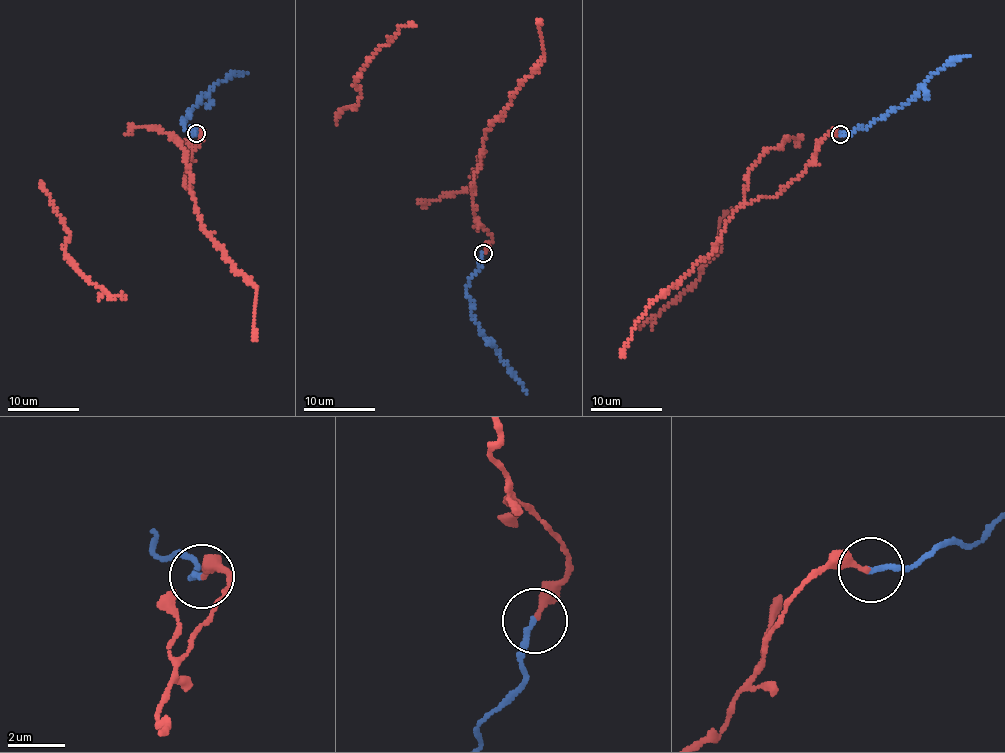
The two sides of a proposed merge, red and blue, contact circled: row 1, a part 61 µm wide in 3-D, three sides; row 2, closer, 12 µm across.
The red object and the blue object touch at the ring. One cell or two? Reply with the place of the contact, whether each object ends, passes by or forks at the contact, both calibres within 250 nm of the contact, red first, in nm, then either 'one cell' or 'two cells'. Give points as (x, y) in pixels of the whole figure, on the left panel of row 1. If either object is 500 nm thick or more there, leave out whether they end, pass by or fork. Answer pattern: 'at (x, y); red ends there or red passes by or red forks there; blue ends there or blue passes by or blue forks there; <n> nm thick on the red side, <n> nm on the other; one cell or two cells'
at (196, 133); red ends there; blue ends there; 240 nm thick on the red side, 200 nm on the other; two cells

